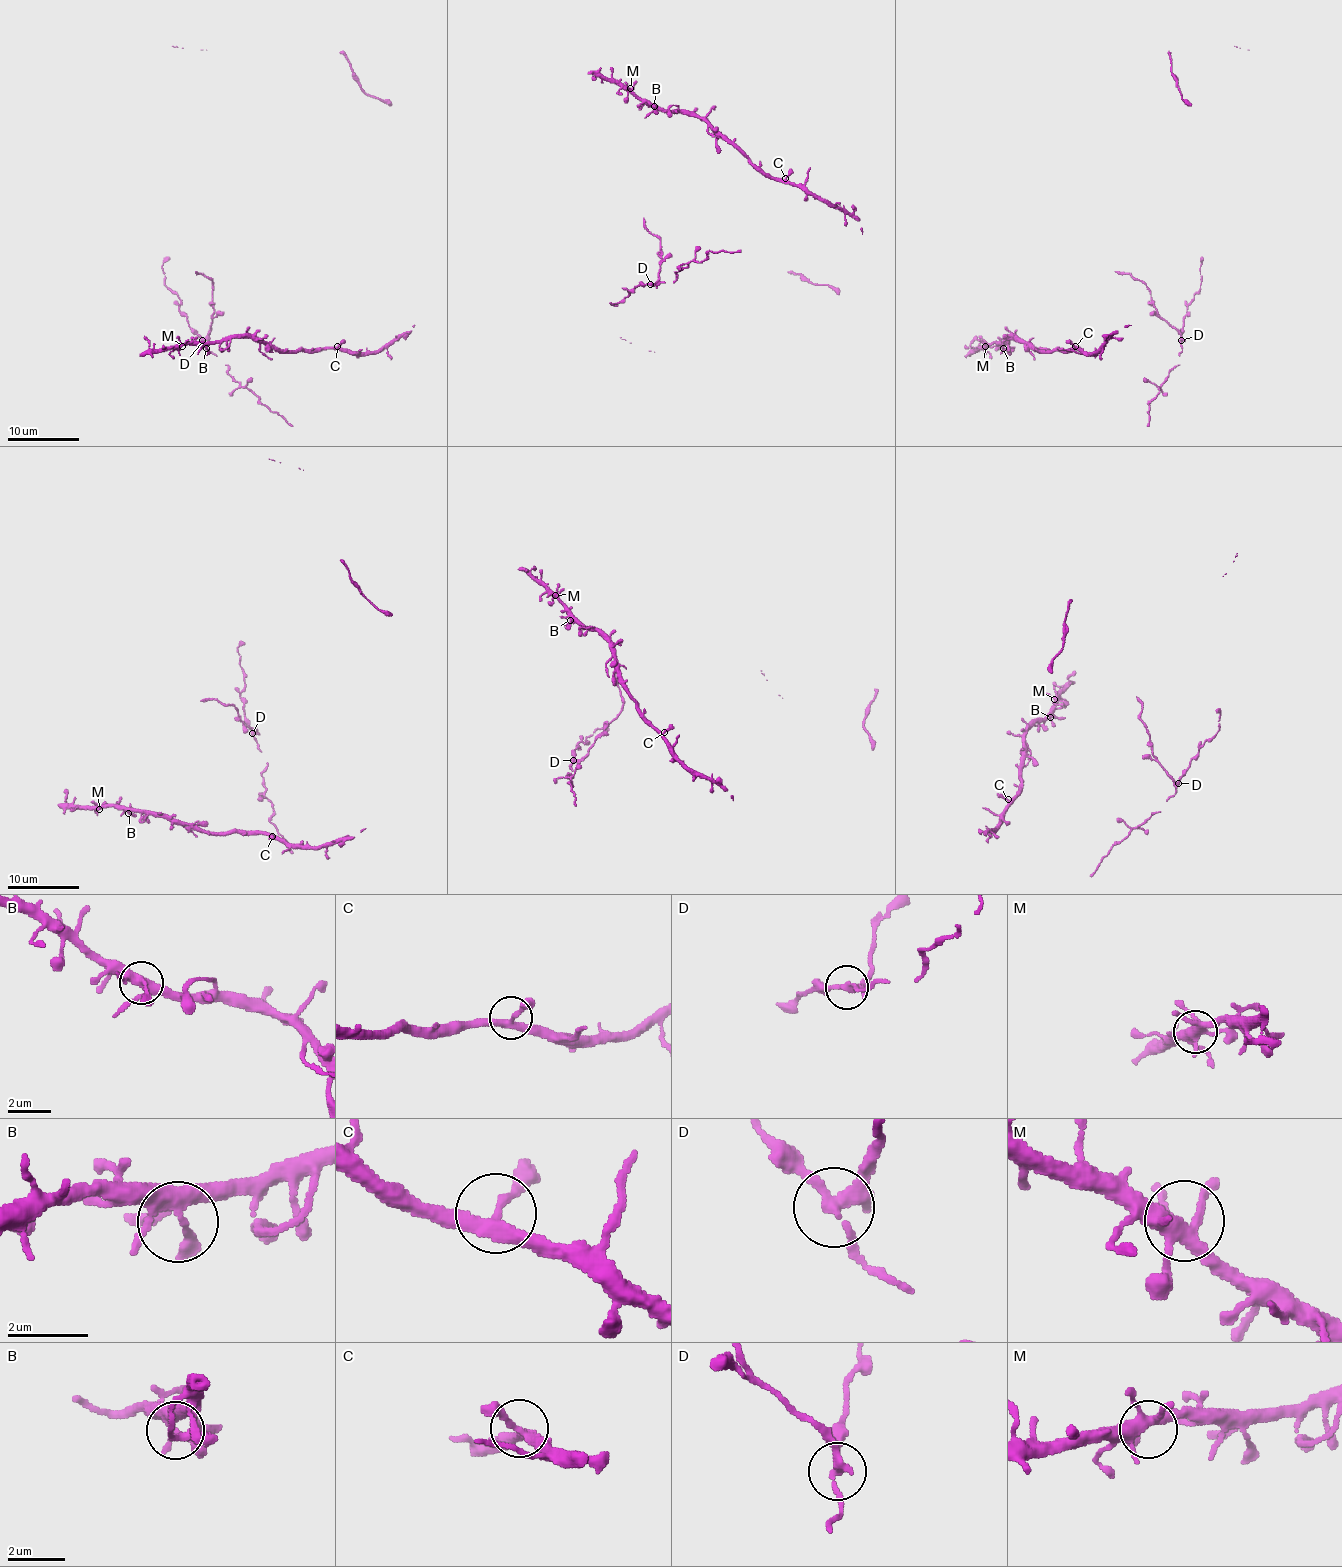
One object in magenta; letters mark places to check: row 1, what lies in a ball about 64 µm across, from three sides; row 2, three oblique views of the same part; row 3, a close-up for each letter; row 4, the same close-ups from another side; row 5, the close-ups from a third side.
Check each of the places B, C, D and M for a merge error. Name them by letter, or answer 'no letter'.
D

